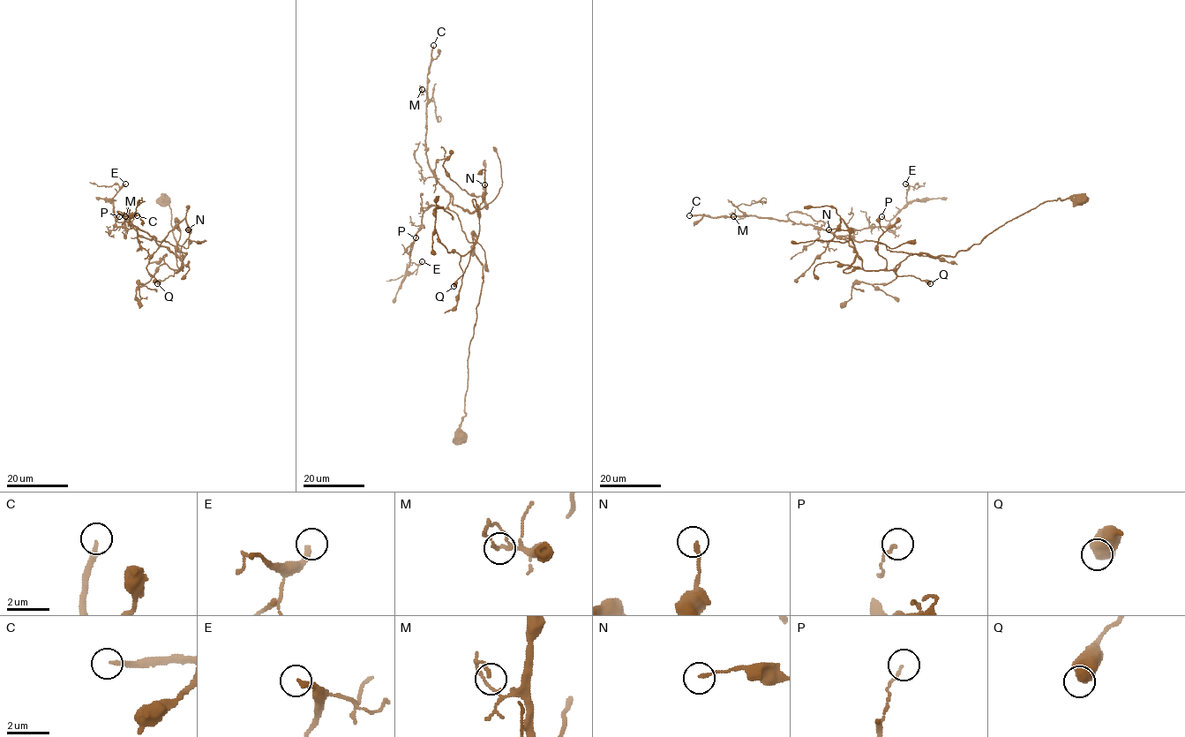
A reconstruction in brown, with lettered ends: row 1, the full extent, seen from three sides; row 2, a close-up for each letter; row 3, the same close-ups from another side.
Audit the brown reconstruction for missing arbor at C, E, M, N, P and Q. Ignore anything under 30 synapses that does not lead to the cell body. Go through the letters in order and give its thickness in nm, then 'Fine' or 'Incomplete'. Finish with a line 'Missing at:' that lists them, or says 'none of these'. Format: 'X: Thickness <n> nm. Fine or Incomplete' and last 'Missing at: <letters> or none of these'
C: Thickness 200 nm. Incomplete
E: Thickness 240 nm. Fine
M: Thickness 140 nm. Fine
N: Thickness 150 nm. Fine
P: Thickness 120 nm. Fine
Q: Thickness 650 nm. Fine
Missing at: C

